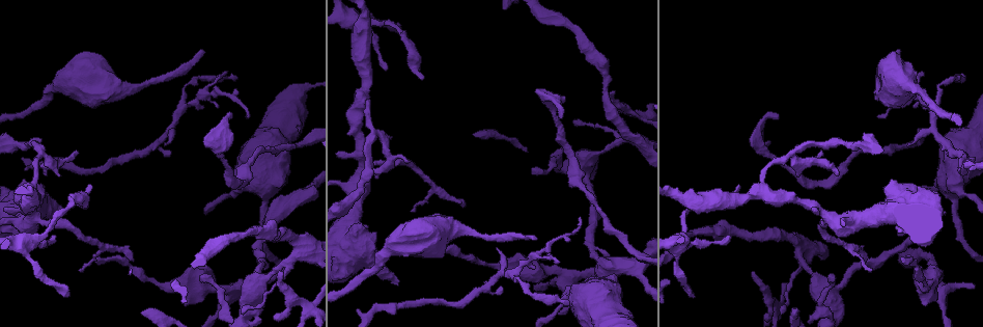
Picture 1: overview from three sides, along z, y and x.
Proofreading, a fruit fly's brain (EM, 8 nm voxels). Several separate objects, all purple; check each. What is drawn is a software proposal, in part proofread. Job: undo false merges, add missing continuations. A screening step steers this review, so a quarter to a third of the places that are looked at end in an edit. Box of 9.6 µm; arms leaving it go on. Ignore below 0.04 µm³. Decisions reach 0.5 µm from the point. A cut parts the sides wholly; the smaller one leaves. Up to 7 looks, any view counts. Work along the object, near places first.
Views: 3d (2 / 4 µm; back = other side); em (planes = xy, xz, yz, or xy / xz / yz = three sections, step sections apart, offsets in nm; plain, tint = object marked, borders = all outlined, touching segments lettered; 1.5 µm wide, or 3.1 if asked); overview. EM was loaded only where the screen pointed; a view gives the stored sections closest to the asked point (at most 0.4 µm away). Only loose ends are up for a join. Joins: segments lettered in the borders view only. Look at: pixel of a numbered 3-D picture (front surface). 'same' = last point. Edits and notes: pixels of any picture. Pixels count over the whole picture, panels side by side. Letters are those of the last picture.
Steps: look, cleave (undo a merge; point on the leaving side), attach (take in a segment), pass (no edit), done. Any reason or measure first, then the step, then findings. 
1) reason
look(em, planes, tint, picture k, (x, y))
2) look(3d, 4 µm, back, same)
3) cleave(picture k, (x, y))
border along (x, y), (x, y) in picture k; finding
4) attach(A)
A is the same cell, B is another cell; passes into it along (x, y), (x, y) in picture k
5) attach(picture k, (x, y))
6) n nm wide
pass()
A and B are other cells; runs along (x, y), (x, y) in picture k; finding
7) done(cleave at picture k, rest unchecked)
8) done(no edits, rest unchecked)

thin end
look(3d, 2 µm, picture 1, (580, 216))

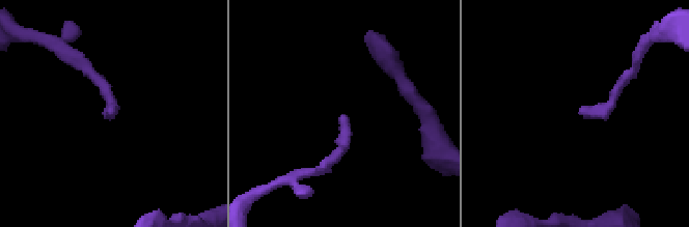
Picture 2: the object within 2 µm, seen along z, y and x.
look(em, planes, borders, picture 2, (115, 114))

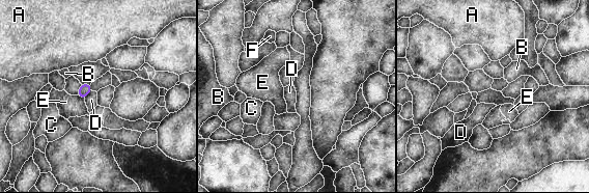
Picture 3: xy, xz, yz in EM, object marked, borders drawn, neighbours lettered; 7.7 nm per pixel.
pass()
A, B, C, D, E and F are other cells; border along (91, 90), (84, 98) in picture 3; no lettered segment goes on from it

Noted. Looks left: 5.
free end
look(em, yz, step 4, plain, picture 1, (236, 76))

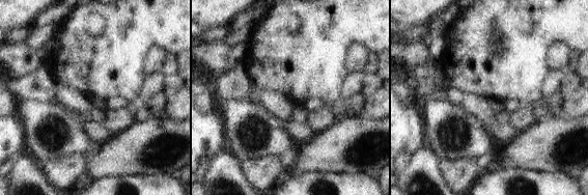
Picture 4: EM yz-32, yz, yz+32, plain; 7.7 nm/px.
look(em, yz, step 4, borders, same)

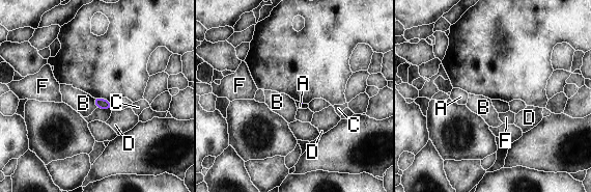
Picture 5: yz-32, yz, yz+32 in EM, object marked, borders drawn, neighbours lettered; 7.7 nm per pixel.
pass()
A, B, C, D and F are other cells; no lettered segment goes on from it

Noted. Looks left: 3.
free end
look(em, planes, tint, picture 1, (611, 94))

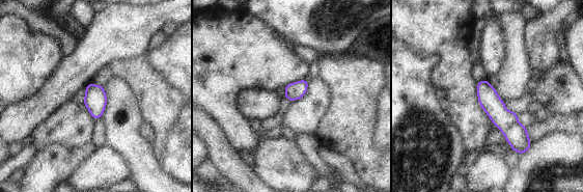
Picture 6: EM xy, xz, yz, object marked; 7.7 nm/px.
look(em, planes, borders, same)

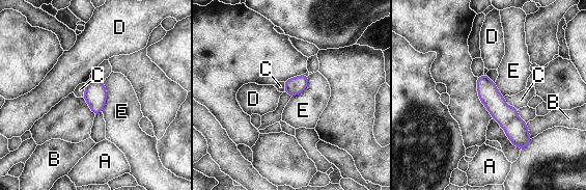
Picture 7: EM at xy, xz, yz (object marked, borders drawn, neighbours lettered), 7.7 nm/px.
140 nm wide
pass()
A, B, C, D and E are other cells; runs along (479, 79), (523, 144) in picture 7; none of them fits

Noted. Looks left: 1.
done(no edits, rest unchecked)

